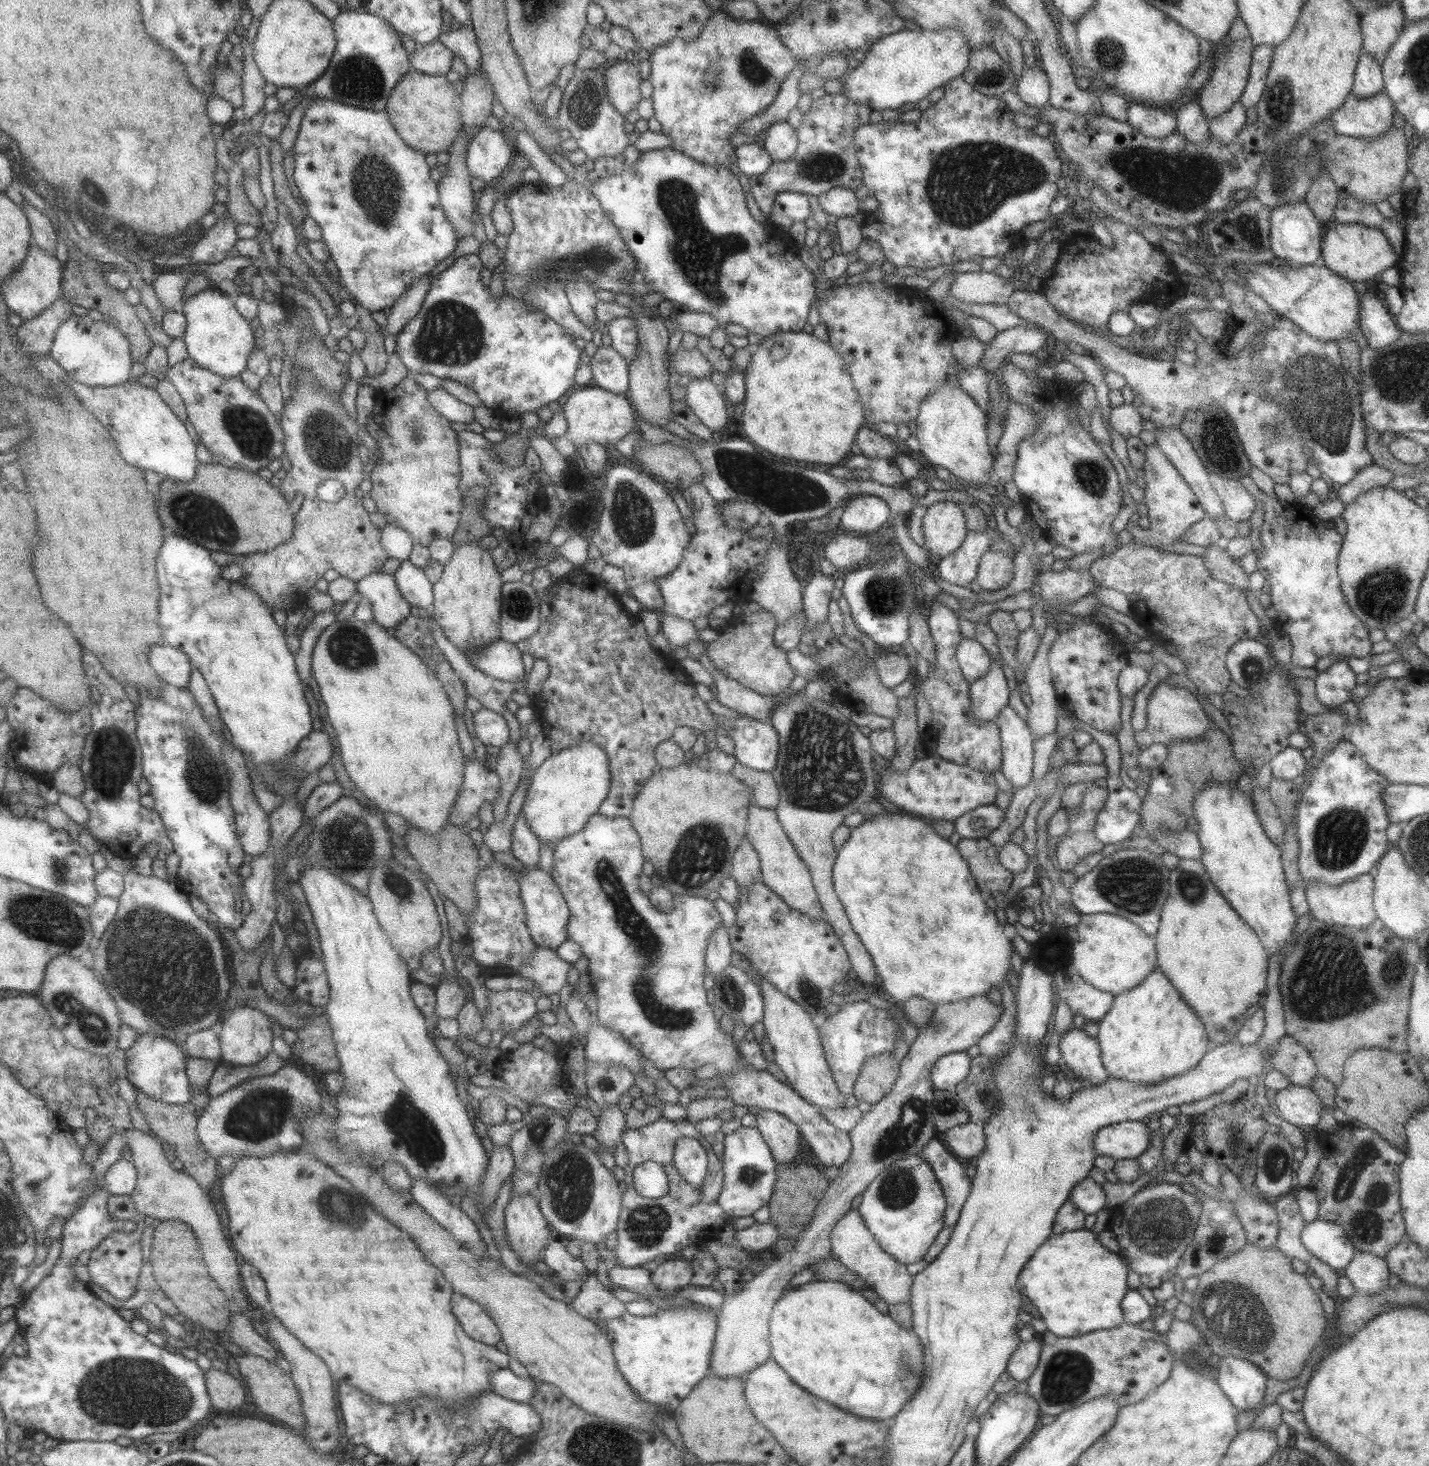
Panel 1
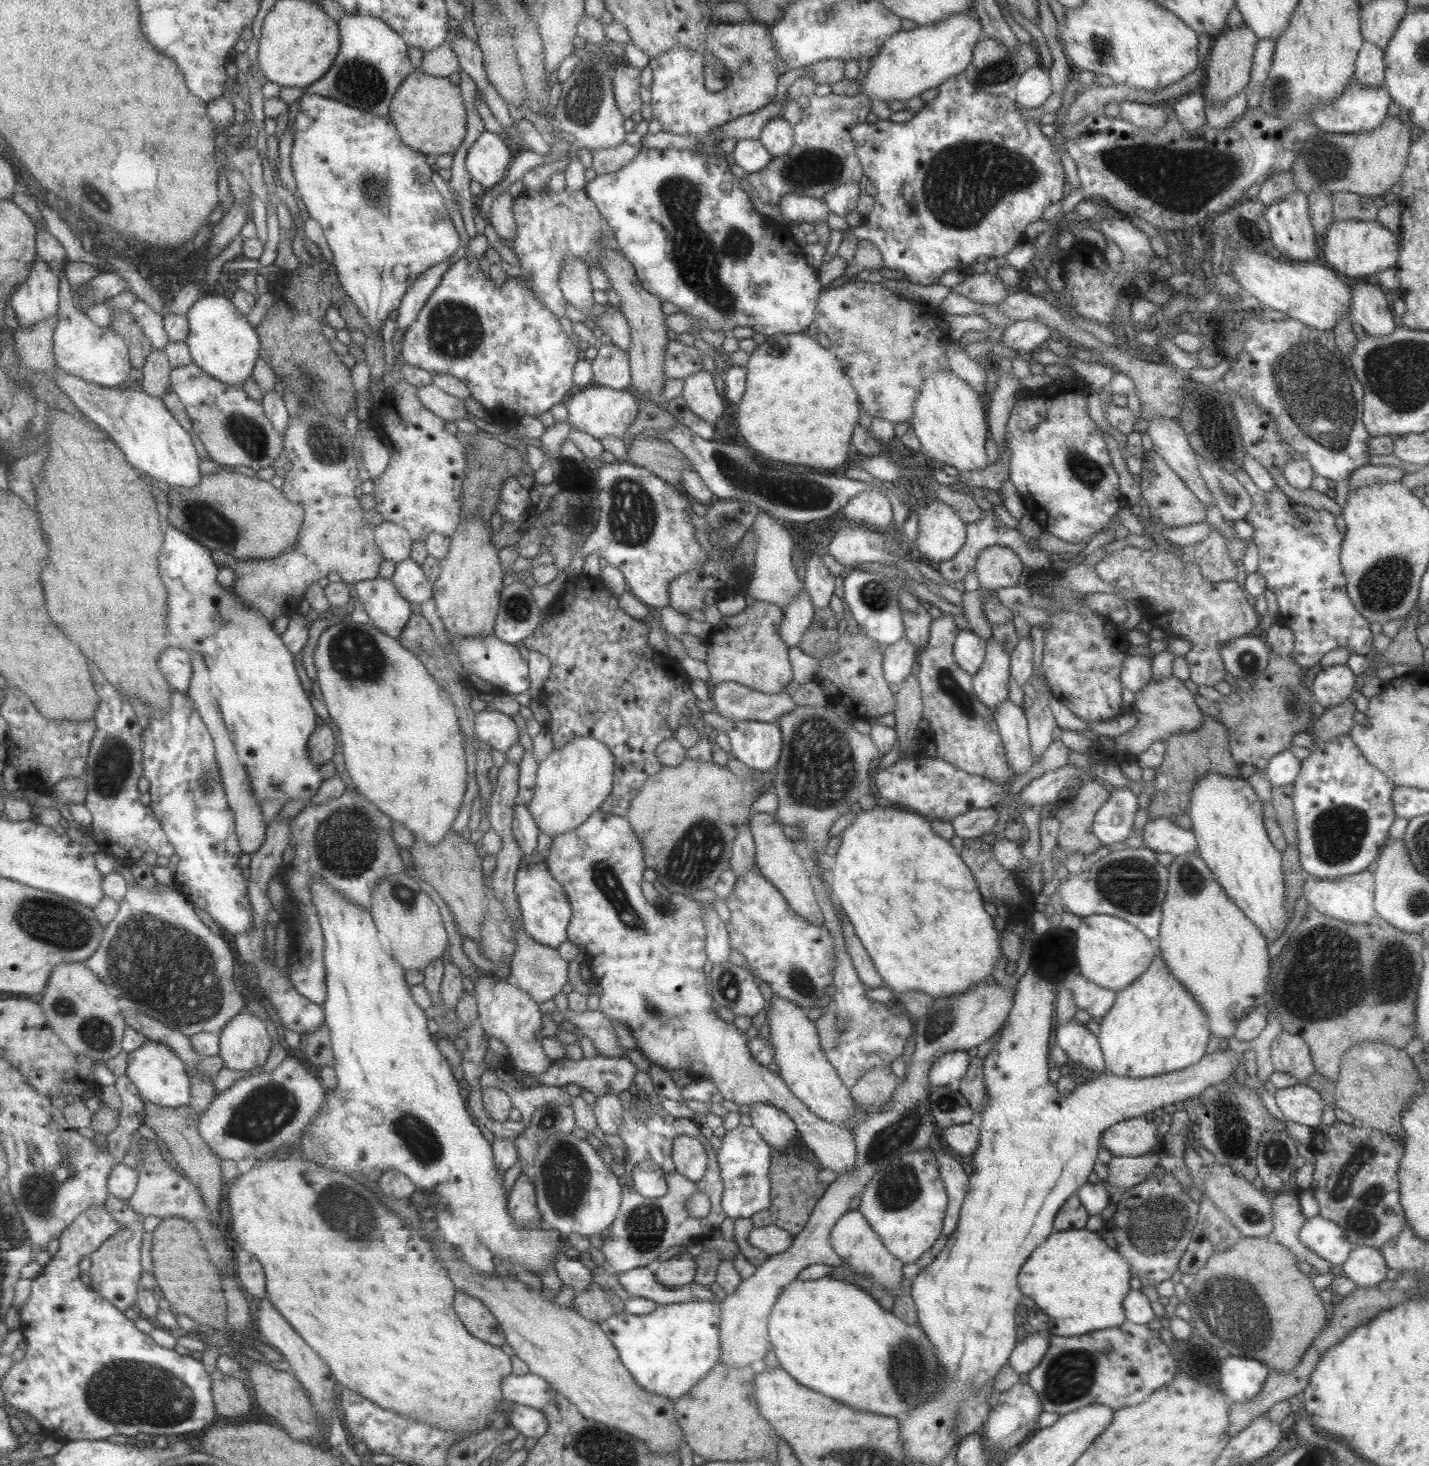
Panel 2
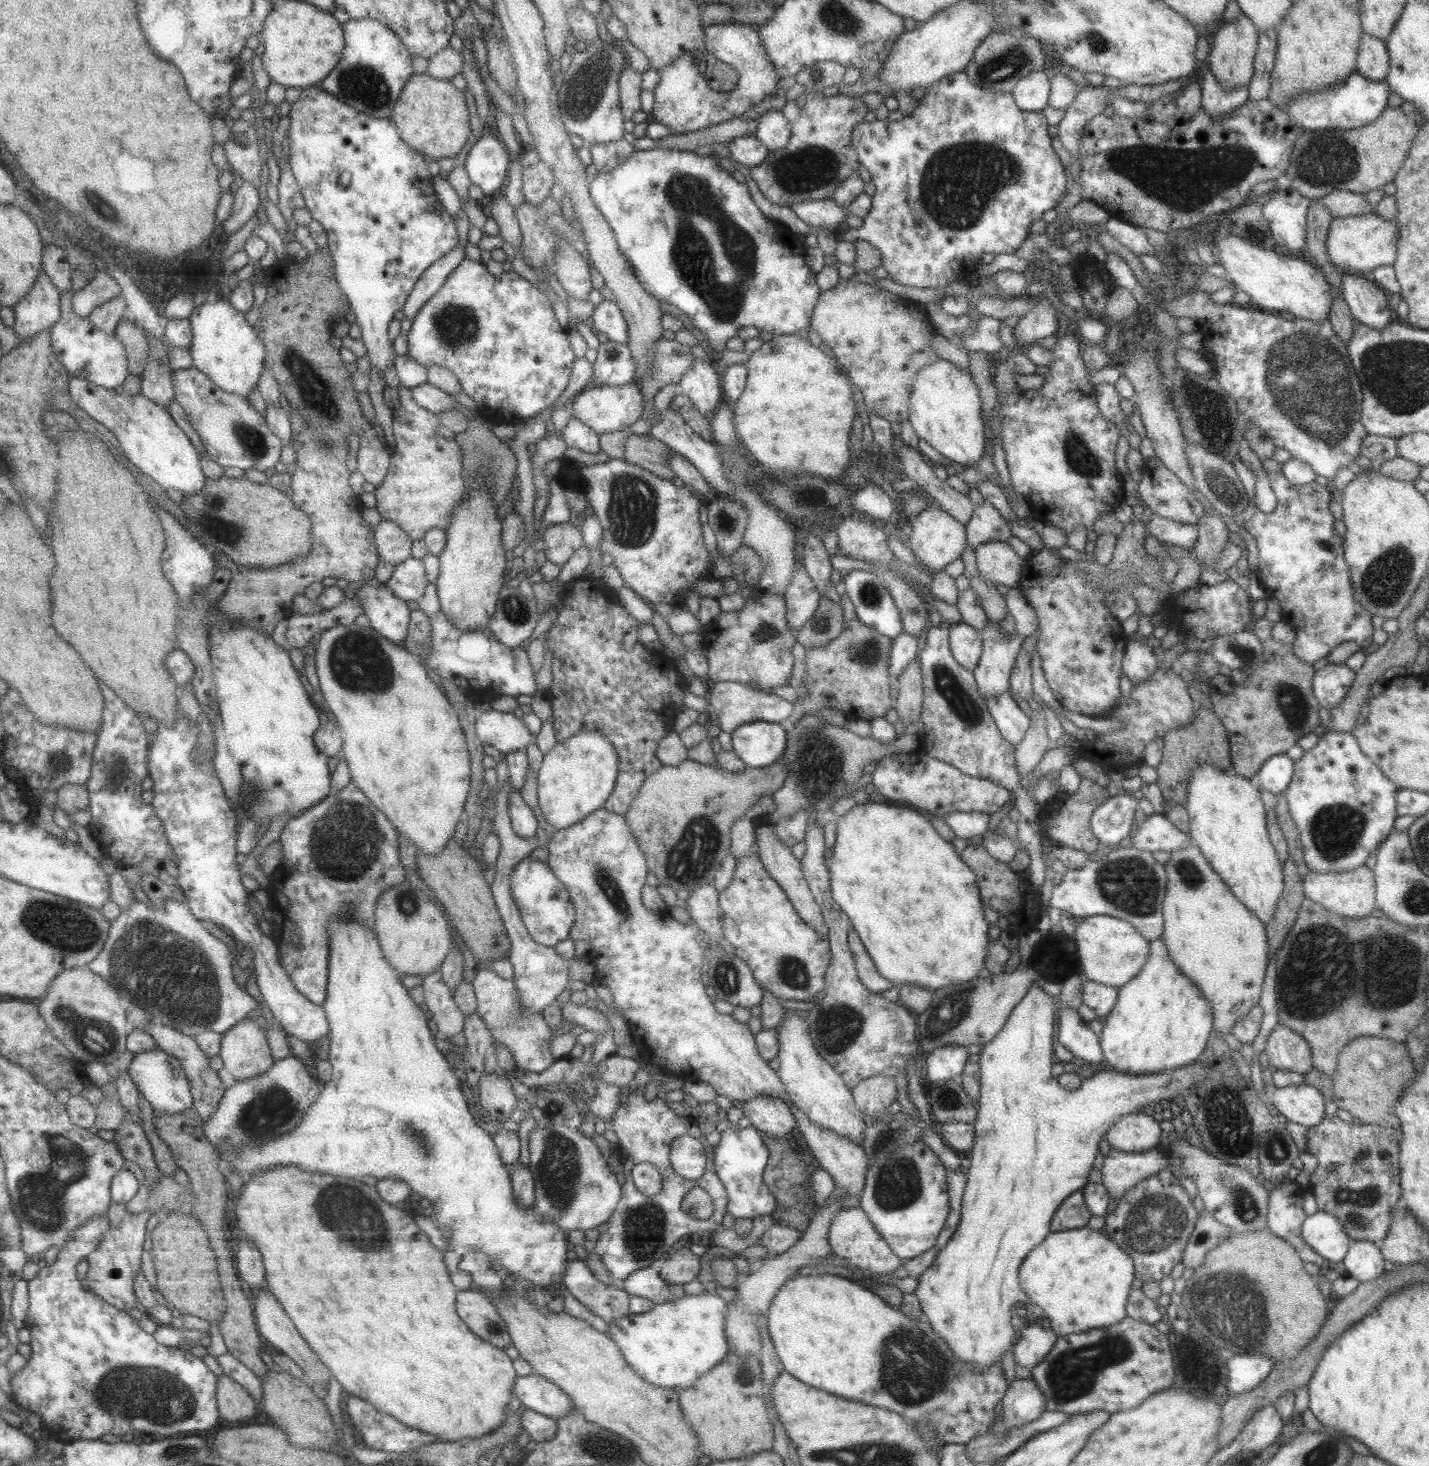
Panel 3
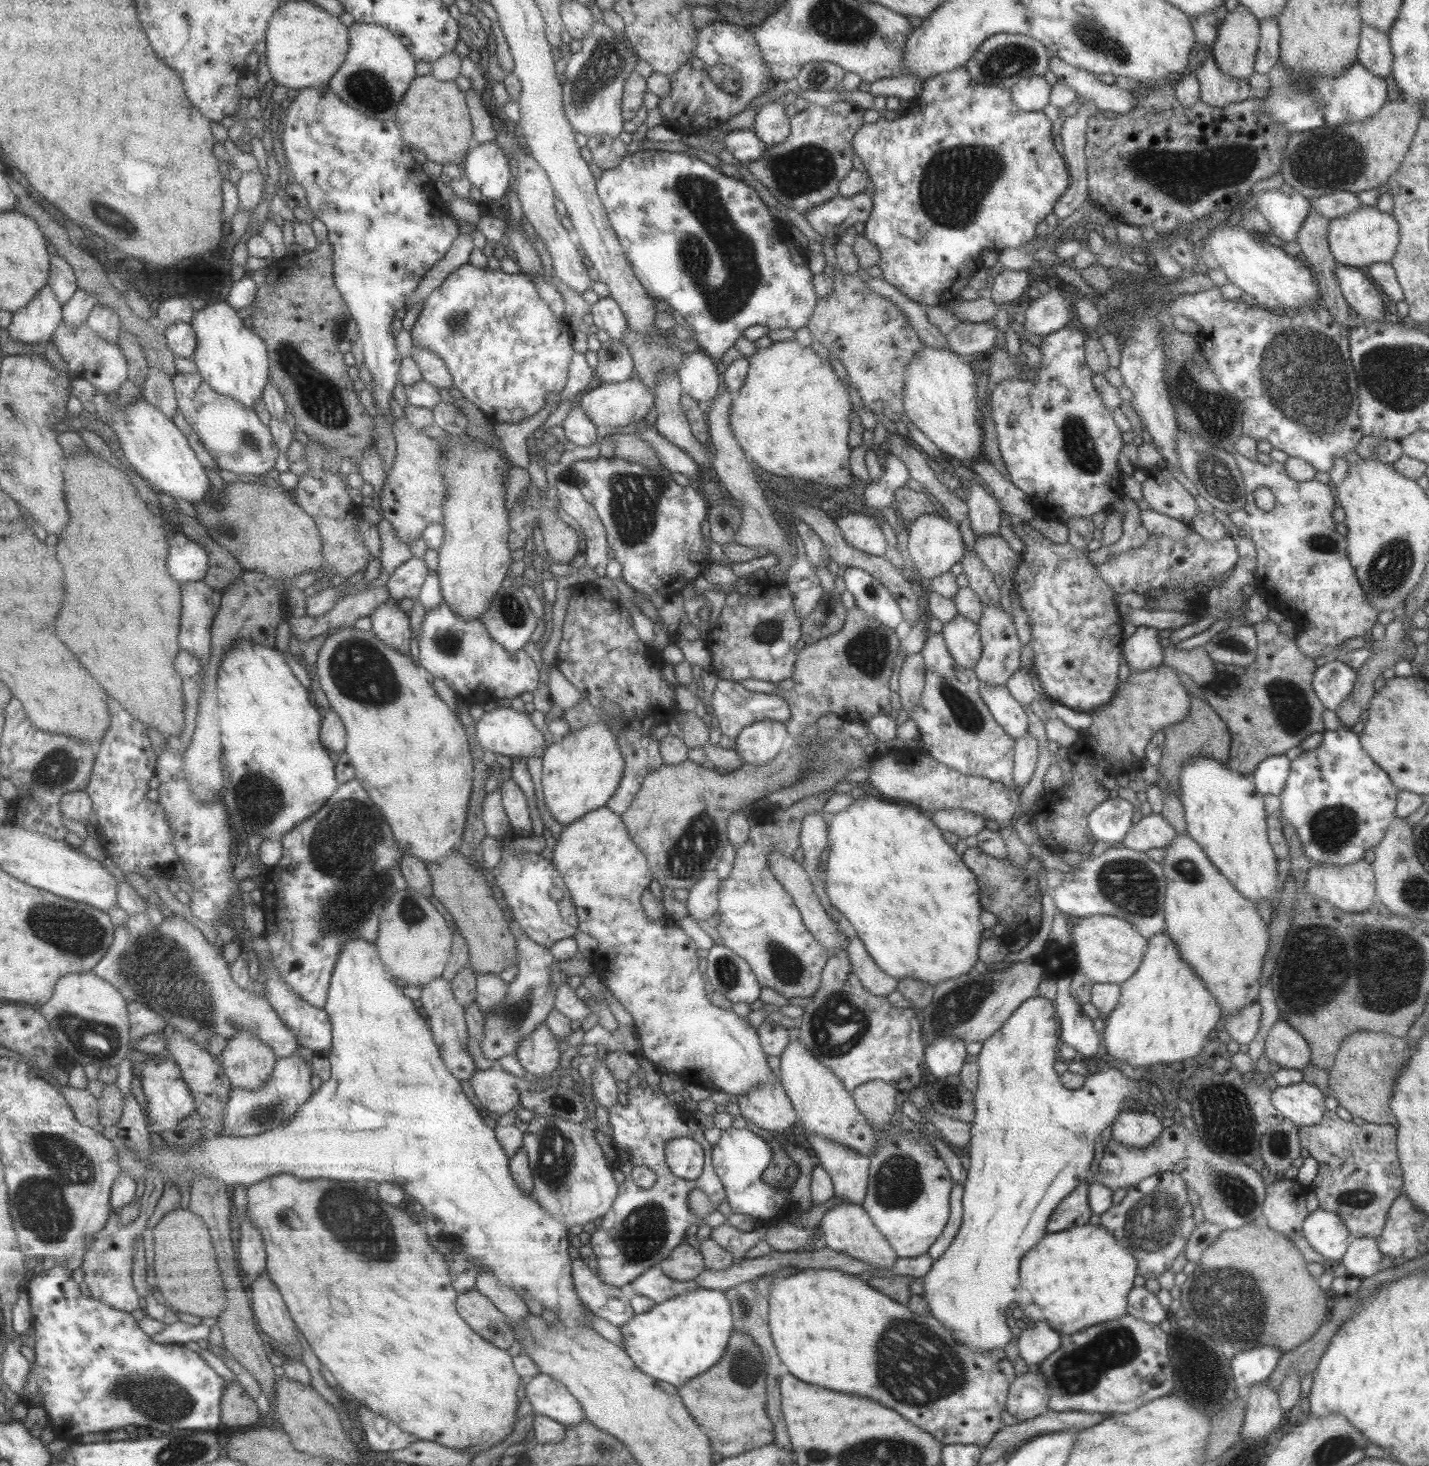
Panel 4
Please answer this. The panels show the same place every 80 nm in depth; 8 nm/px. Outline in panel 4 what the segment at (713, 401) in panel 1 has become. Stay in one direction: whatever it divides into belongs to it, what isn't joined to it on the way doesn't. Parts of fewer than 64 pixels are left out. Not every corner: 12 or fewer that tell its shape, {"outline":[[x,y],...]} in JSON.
{"outline":[[701,350],[682,353],[682,392],[702,408],[720,390],[715,361]]}

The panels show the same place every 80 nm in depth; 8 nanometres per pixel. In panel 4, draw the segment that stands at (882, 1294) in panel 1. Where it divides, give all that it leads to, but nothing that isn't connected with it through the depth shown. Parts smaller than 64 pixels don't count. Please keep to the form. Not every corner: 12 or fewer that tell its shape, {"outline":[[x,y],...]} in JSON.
{"outline":[[860,1205],[823,1215],[824,1246],[873,1267],[897,1260]]}

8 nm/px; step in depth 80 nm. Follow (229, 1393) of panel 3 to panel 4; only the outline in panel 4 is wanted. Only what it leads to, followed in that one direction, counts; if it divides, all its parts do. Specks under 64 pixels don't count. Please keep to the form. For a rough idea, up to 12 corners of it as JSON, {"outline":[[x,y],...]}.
{"outline":[[225,1381],[221,1422],[249,1428],[260,1412],[238,1382]]}

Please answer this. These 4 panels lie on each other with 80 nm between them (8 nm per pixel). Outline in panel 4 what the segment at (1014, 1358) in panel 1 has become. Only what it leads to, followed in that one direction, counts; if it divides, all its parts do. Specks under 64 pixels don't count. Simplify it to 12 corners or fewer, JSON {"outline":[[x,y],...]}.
{"outline":[[1045,1320],[1021,1325],[1018,1356],[1032,1368],[1060,1342]]}

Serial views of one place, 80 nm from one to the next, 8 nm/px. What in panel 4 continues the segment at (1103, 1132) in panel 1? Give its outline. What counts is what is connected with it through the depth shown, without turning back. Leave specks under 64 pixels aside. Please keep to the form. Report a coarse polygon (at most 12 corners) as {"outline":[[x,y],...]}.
{"outline":[[1122,1110],[1111,1139],[1147,1147],[1163,1131],[1149,1112]]}

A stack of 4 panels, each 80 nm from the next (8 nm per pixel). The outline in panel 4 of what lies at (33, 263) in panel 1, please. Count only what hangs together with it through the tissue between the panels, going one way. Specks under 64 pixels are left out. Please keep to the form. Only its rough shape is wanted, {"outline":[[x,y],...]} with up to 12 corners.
{"outline":[[50,284],[14,314],[9,336],[50,342],[64,306]]}

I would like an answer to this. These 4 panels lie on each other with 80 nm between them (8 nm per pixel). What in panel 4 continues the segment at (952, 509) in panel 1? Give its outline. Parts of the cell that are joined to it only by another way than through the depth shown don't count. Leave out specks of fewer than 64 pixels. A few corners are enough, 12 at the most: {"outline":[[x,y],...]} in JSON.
{"outline":[[941,515],[912,520],[906,547],[922,587],[960,562],[958,525]]}

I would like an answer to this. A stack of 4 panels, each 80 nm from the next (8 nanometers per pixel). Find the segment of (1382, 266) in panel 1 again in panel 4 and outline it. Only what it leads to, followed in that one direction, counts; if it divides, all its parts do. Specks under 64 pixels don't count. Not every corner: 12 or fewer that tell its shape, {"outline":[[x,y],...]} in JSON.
{"outline":[[1376,206],[1328,221],[1334,261],[1388,263],[1399,226]]}

